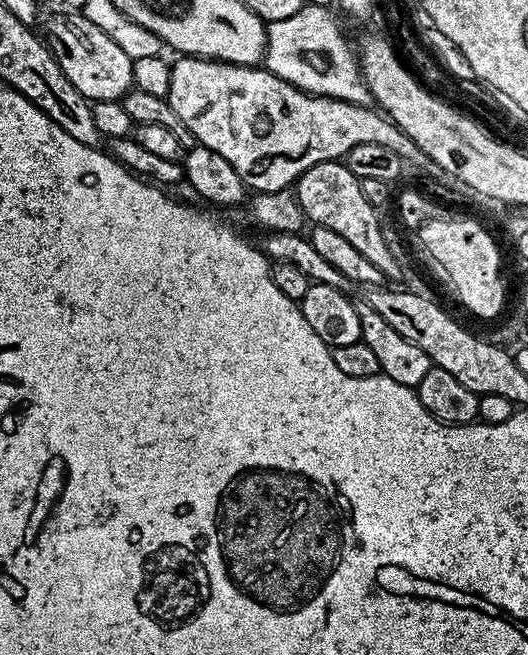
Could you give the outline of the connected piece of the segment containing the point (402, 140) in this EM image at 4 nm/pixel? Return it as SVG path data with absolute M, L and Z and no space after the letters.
M181 55L176 60L173 59L171 66L170 90L166 97L168 105L174 110L174 114L178 114L178 118L182 118L182 122L190 130L190 134L194 134L196 143L205 144L207 148L214 150L214 154L222 154L222 158L226 158L226 162L230 162L230 166L234 166L234 170L238 170L238 174L243 178L245 185L253 193L282 192L291 189L299 177L304 172L310 170L312 166L317 166L319 163L326 163L328 161L339 161L341 158L347 157L348 152L354 150L354 146L362 146L362 142L374 142L374 146L387 146L389 150L394 150L394 154L398 154L401 160L405 162L411 162L413 160L416 164L425 163L426 157L420 151L418 145L391 118L375 107L365 106L363 104L351 104L345 100L335 100L333 96L314 96L311 92L303 92L301 88L295 88L290 82L278 78L263 66L226 64L222 60L207 60L201 56L186 55Z

